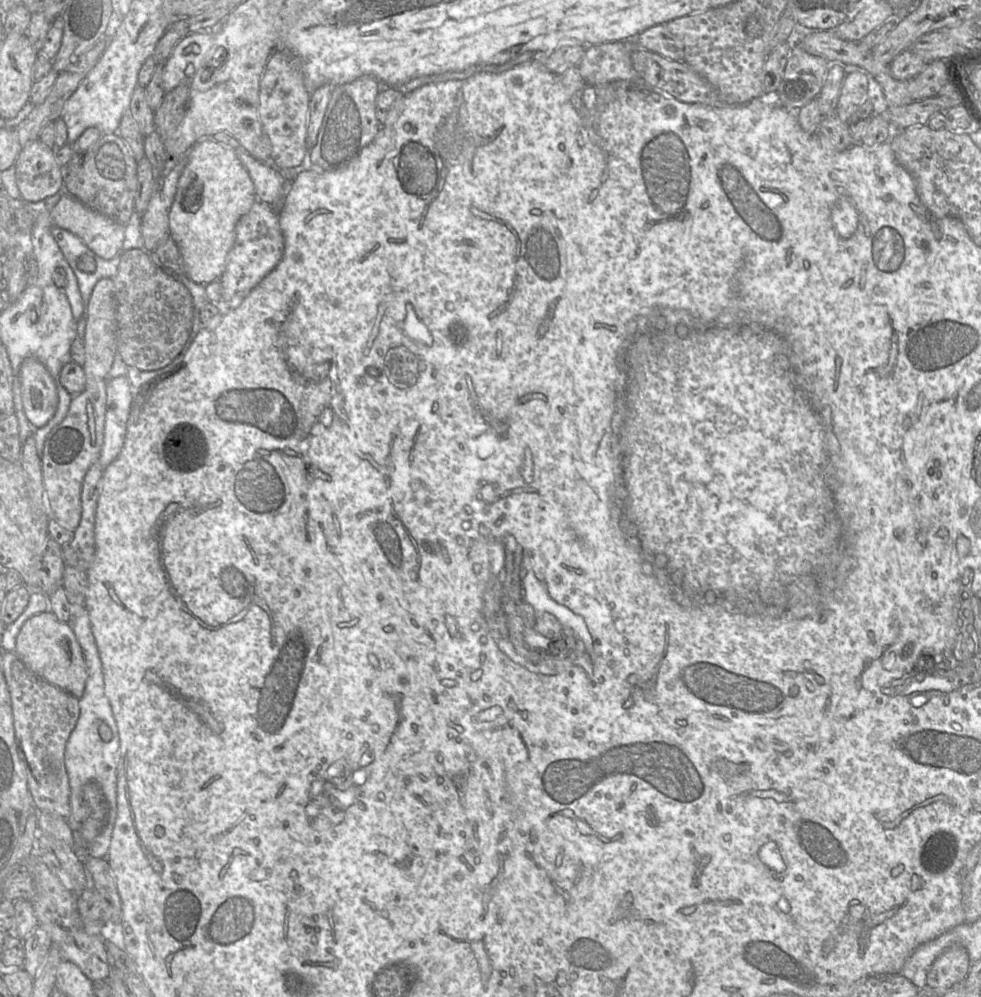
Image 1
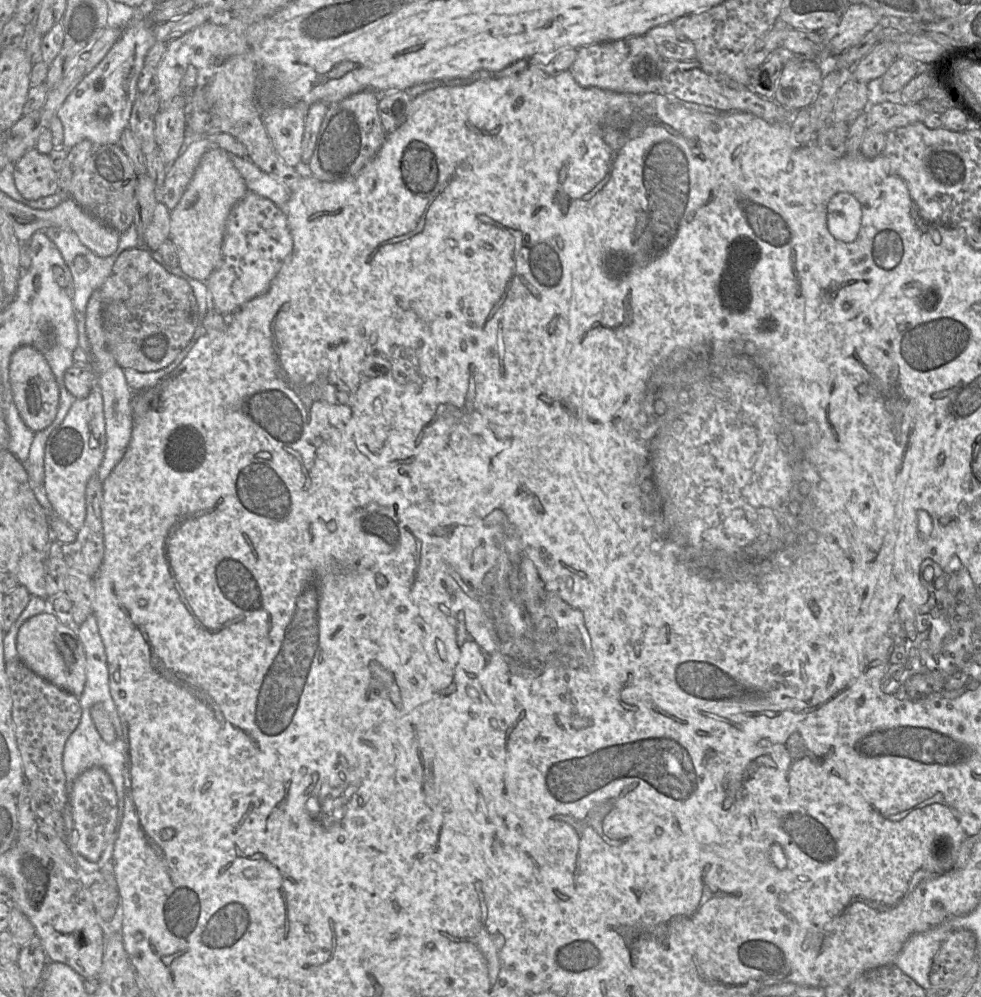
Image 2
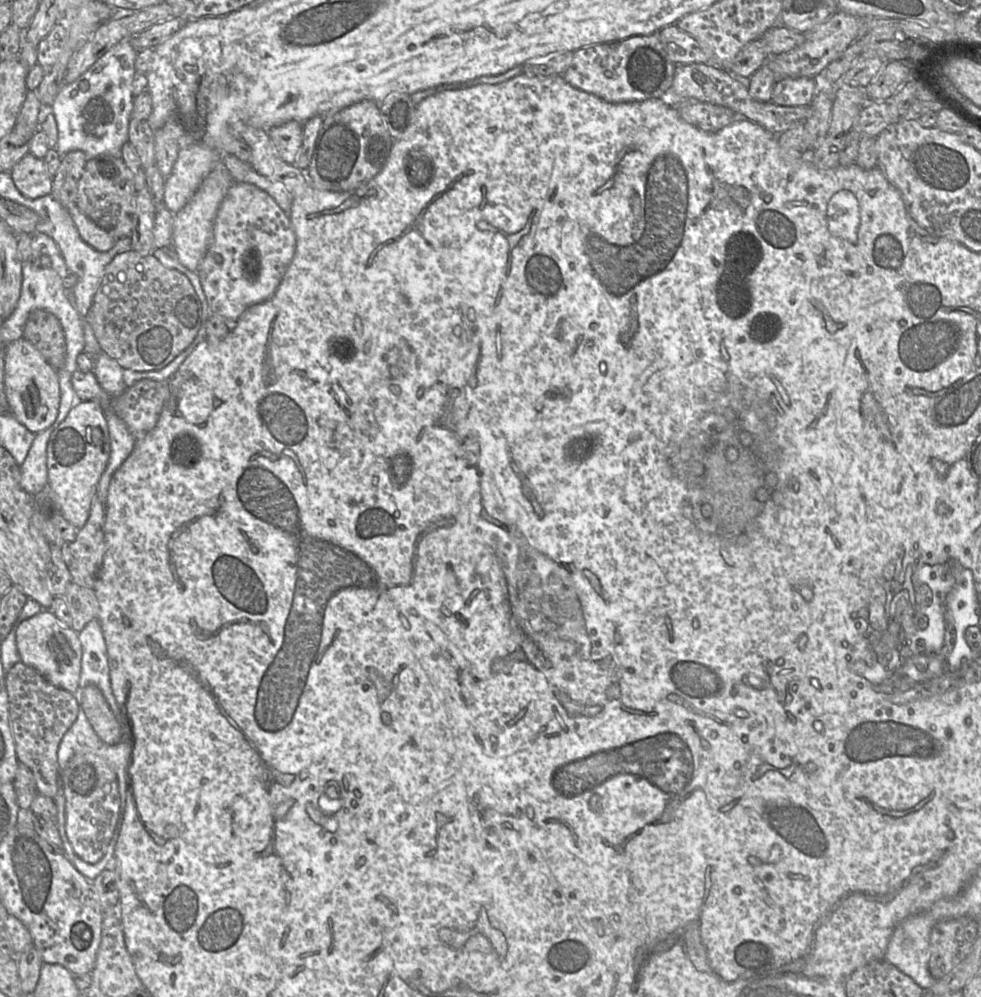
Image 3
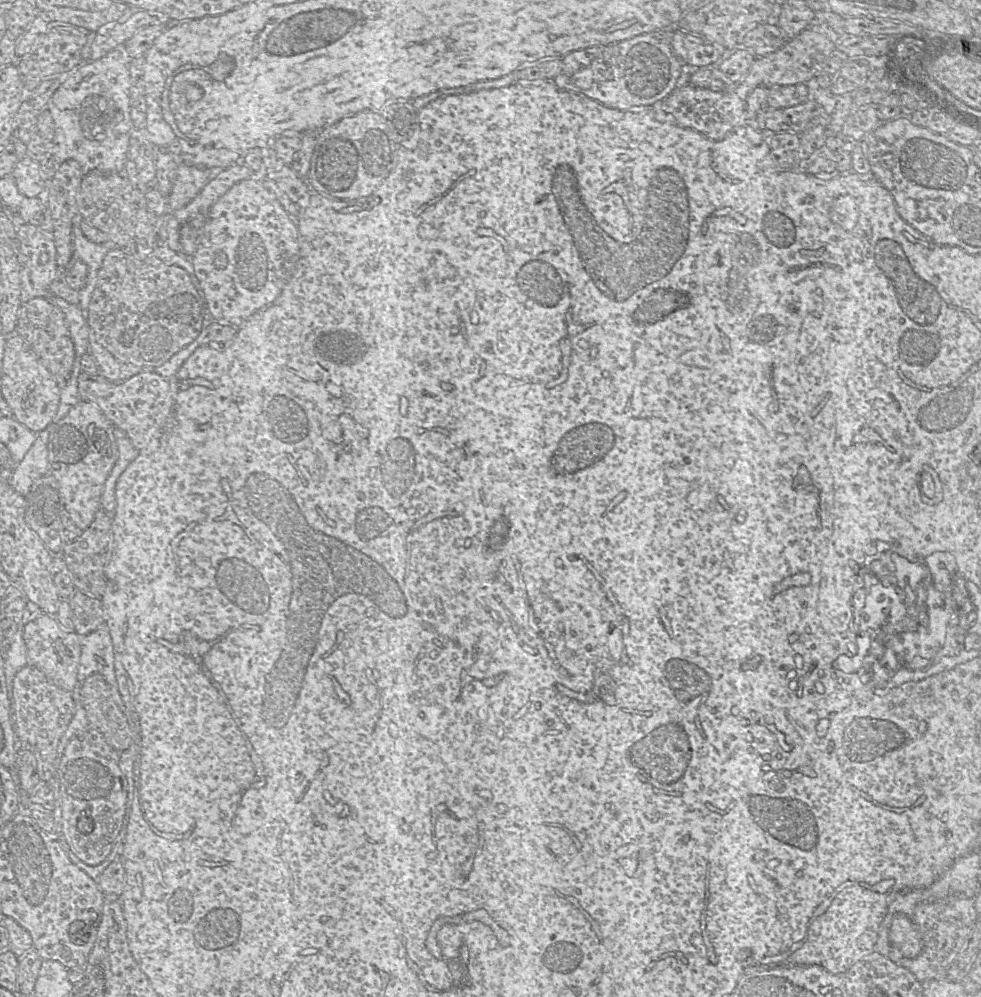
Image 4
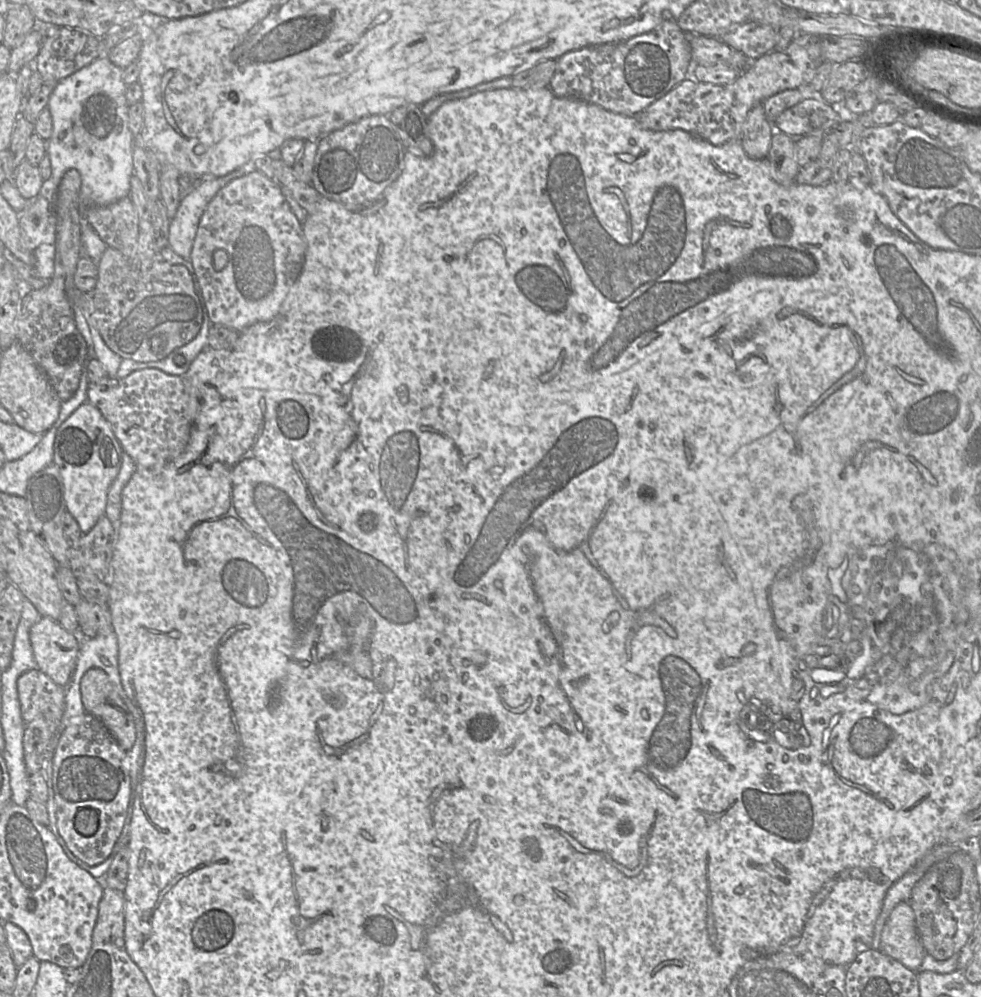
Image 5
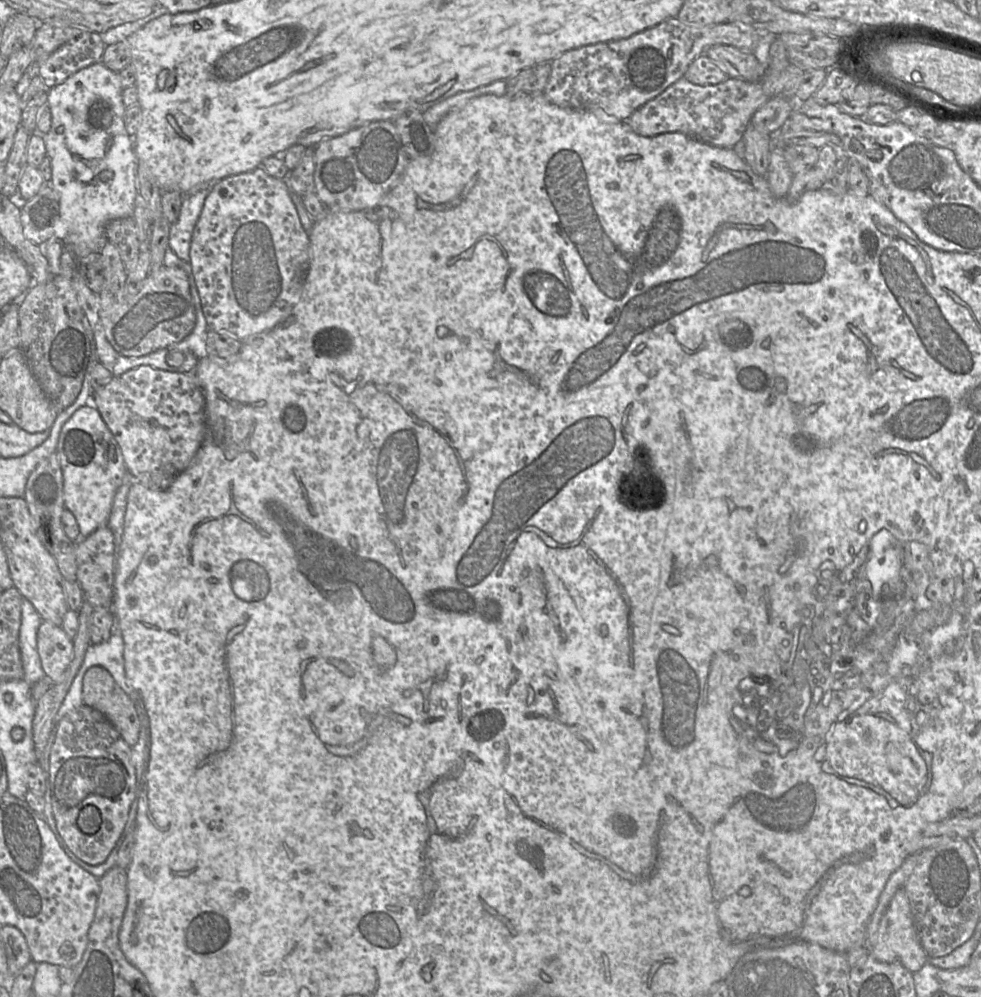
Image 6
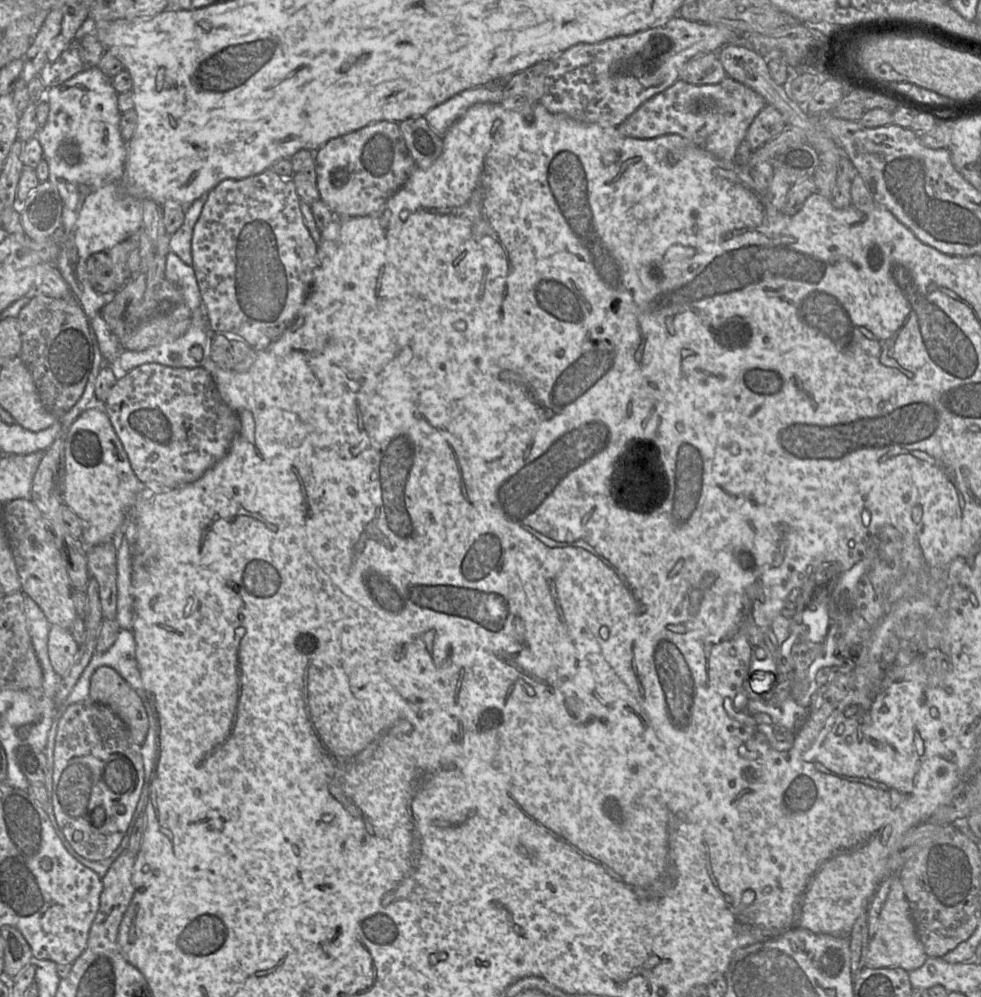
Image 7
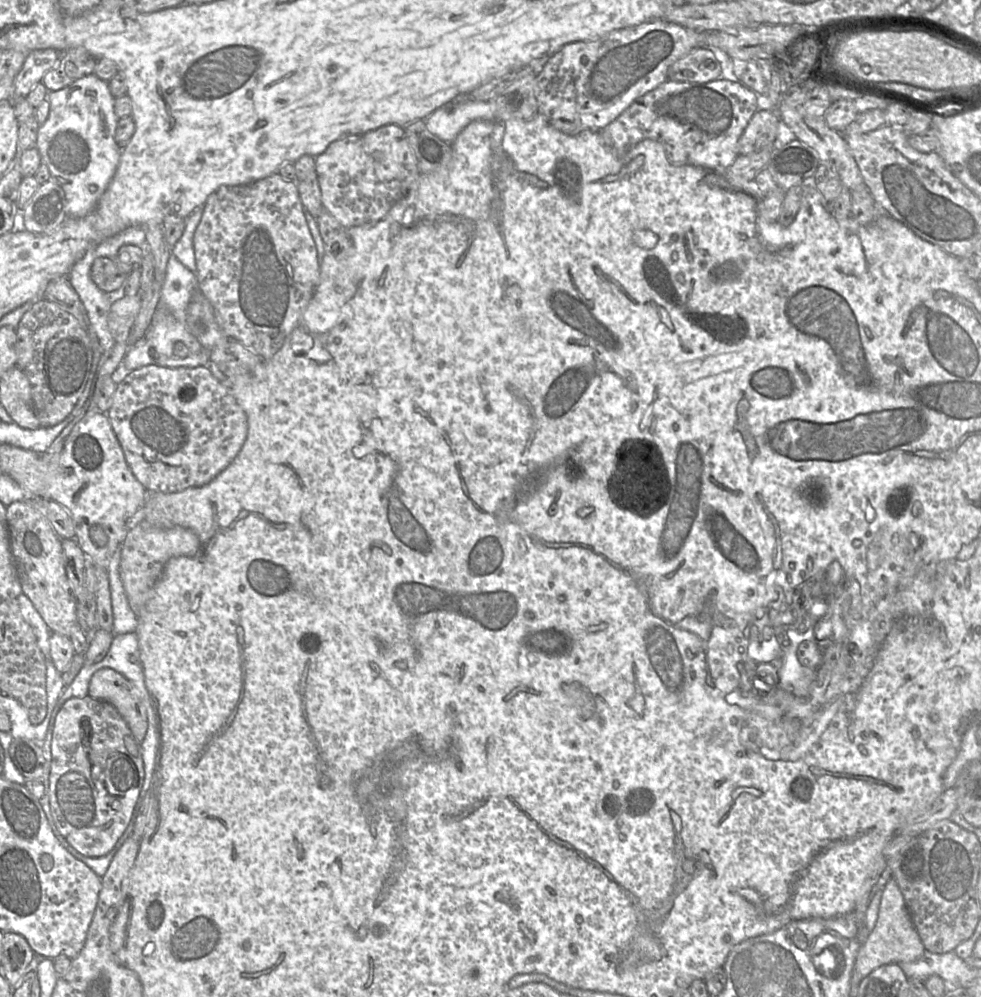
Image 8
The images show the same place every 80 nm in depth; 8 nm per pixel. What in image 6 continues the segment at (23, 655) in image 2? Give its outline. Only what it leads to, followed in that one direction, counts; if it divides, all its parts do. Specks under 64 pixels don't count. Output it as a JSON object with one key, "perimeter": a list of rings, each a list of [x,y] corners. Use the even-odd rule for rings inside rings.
{"perimeter":[[[44,620],[37,631],[37,651],[45,677],[48,677],[52,684],[62,682],[74,657],[73,639],[68,637],[62,627]]]}

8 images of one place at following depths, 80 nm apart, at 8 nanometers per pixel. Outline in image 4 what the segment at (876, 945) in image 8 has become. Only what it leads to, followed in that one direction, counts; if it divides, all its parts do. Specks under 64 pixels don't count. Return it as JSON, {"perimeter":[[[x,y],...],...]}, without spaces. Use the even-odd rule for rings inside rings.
{"perimeter":[[[896,915],[889,930],[891,945],[906,958],[916,958],[923,949],[915,923],[905,915]]]}

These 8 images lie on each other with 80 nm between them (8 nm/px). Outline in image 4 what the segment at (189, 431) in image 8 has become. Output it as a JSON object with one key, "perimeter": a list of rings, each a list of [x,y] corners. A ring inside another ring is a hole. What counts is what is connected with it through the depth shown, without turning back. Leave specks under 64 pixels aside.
{"perimeter":[[[81,372],[78,392],[82,401],[98,405],[106,418],[128,435],[138,451],[159,439],[170,427],[174,410],[170,381],[156,373],[142,372],[125,381],[111,382],[101,375]]]}

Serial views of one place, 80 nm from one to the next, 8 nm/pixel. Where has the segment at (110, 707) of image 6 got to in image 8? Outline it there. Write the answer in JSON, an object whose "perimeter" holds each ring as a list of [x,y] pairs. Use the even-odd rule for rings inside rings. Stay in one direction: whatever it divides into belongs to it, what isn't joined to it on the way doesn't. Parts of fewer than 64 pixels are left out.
{"perimeter":[[[102,668],[91,677],[88,695],[111,704],[141,744],[148,728],[147,712],[139,692],[129,680],[112,668]]]}

